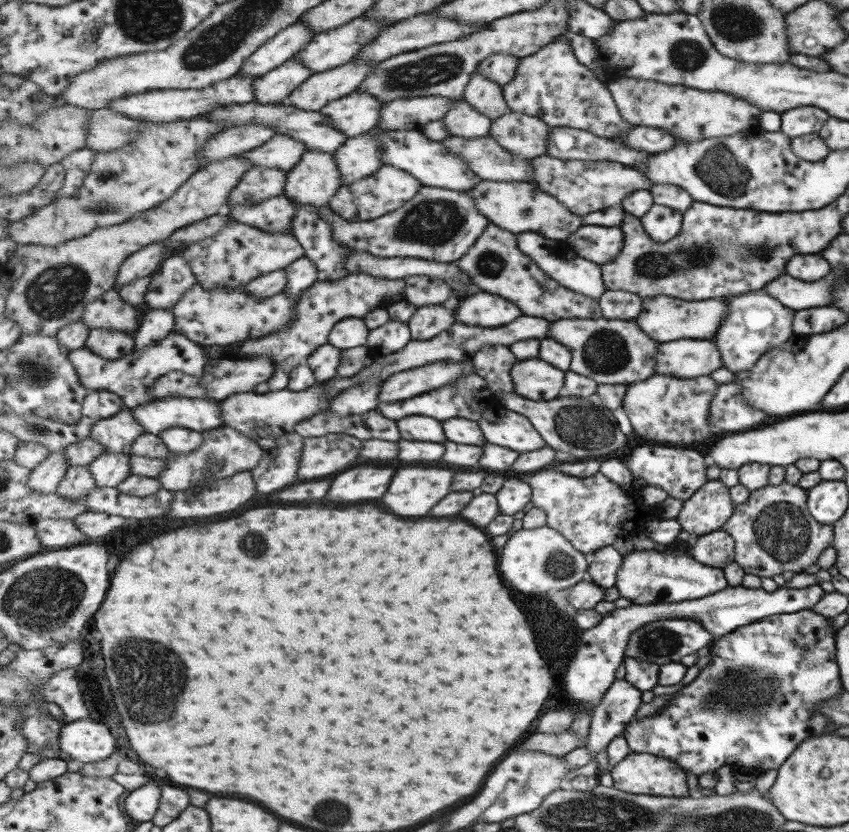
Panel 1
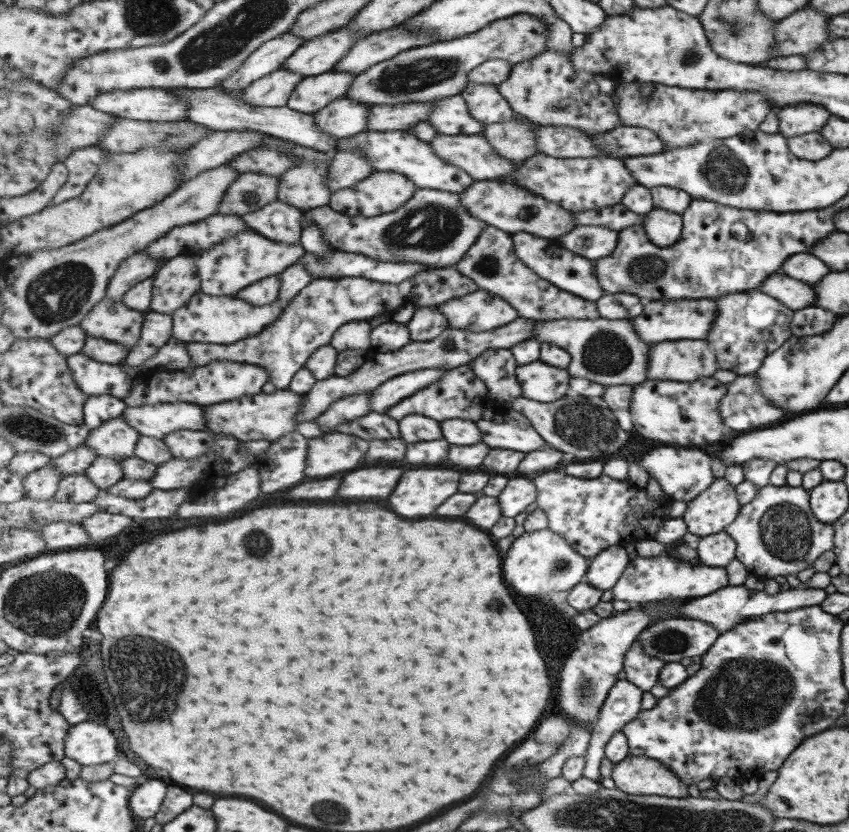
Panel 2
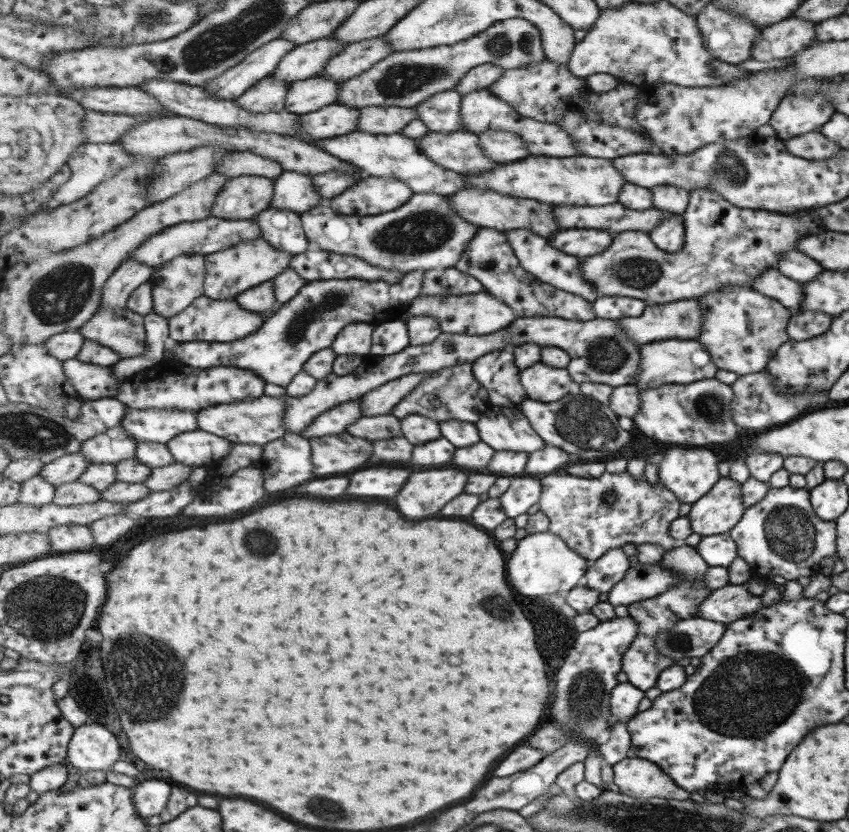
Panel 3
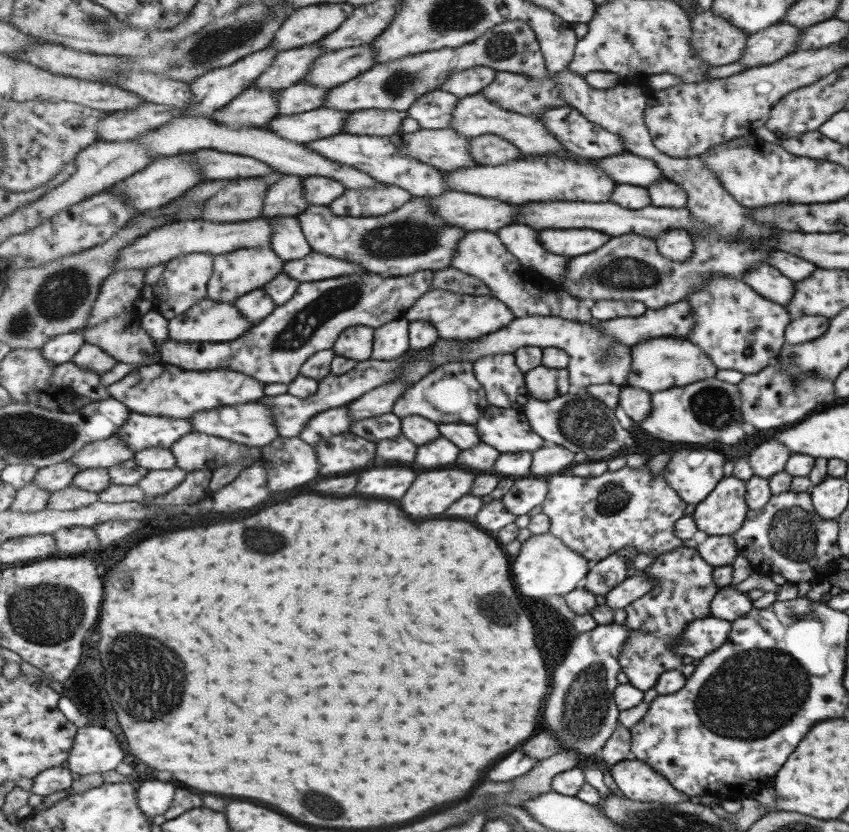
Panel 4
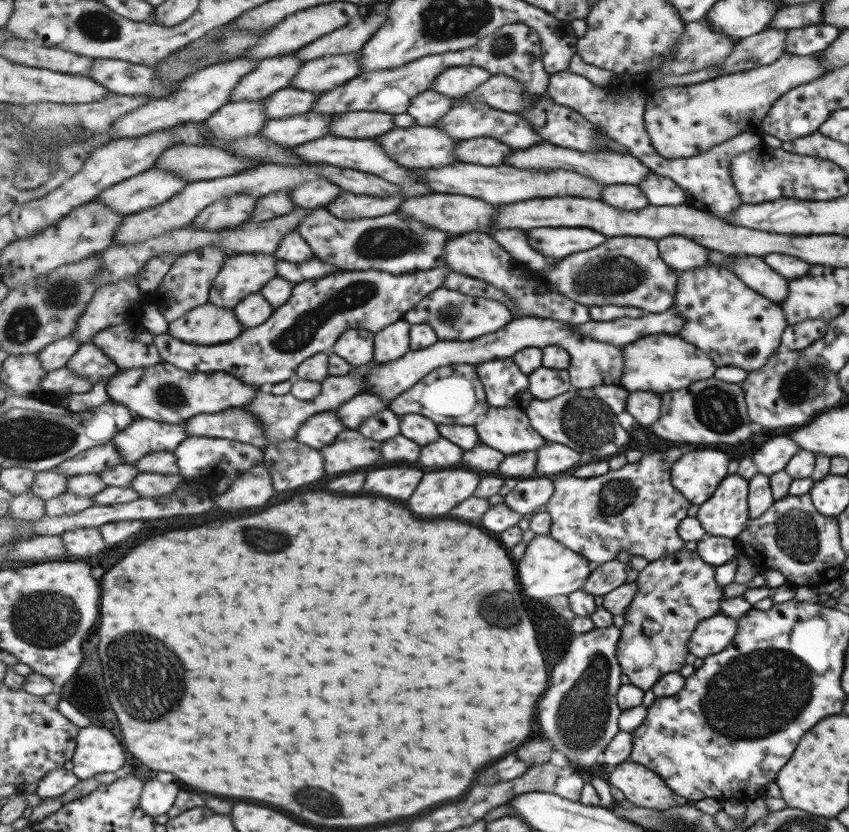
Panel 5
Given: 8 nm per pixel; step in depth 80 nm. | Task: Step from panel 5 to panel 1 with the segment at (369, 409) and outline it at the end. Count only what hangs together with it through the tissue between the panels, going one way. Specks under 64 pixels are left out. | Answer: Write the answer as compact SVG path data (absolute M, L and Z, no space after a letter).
M461 362L461 364L433 364L395 374L393 378L389 378L389 382L383 384L383 390L379 394L379 404L407 400L423 392L443 388L469 372L473 372L473 364Z

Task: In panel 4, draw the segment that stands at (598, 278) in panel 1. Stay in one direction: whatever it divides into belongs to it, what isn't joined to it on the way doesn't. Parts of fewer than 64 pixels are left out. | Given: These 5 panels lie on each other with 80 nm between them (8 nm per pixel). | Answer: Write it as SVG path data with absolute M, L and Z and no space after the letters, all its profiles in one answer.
M525 225L507 226L499 234L501 234L505 246L509 246L509 250L513 250L512 253L527 266L527 271L541 272L541 274L553 278L551 282L563 282L561 278L563 278L565 270L569 268L569 258L571 257L547 252L541 246L537 230Z

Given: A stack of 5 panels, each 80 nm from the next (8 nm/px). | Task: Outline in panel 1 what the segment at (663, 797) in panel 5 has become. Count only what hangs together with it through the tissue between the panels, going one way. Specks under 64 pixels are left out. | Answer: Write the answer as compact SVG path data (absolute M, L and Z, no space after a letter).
M632 752L625 760L614 766L610 776L614 781L613 786L631 794L688 797L689 792L691 792L689 784L687 784L687 774L682 769L682 766L668 758L661 758L645 752Z

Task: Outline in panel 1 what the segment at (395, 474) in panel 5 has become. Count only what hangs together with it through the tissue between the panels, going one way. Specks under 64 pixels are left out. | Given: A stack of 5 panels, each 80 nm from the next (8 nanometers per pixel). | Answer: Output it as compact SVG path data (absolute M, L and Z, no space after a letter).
M353 468L333 480L327 500L357 502L383 498L395 476L393 468Z

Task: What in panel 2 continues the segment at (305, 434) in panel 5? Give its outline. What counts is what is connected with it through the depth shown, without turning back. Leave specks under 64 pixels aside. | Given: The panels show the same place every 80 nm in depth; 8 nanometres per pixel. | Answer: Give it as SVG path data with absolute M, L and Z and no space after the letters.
M355 394L355 396L347 396L339 402L335 402L327 412L324 412L316 419L325 430L335 430L341 424L347 424L359 416L365 416L371 412L371 394Z

